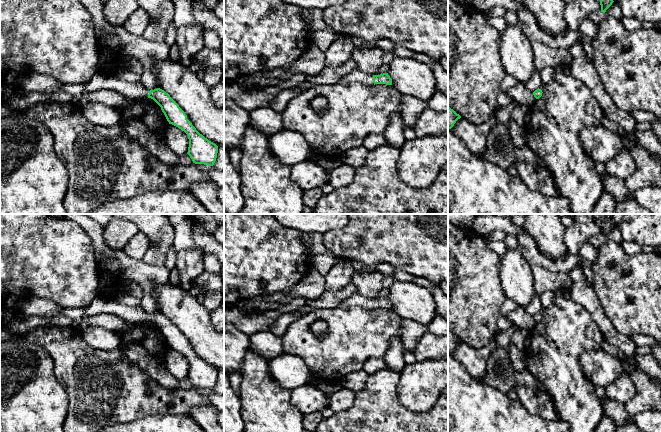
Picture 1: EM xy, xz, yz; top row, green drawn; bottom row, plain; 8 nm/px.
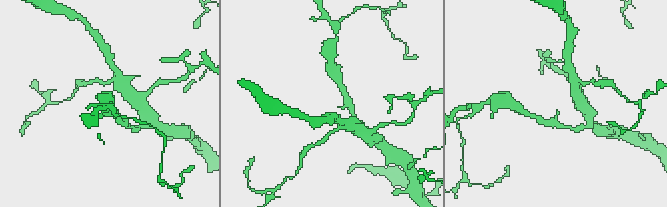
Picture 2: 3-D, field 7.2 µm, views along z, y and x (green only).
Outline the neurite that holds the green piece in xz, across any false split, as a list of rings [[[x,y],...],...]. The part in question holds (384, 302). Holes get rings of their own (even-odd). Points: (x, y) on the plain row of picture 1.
[[[358,293],[351,295],[345,299],[341,304],[341,308],[347,307],[361,307],[364,309],[375,309],[375,308],[386,308],[392,309],[392,303],[388,297],[383,297],[380,299],[369,299]]]

